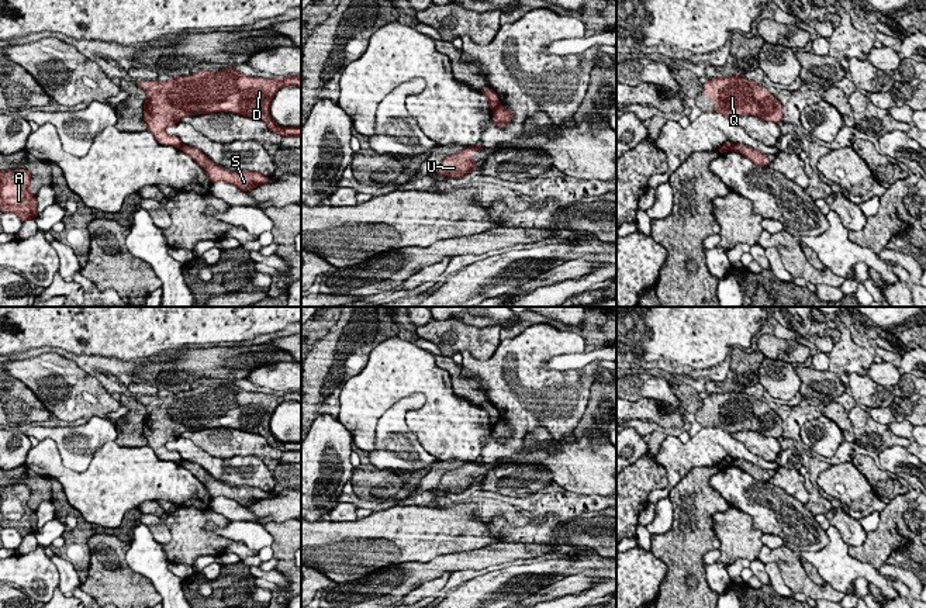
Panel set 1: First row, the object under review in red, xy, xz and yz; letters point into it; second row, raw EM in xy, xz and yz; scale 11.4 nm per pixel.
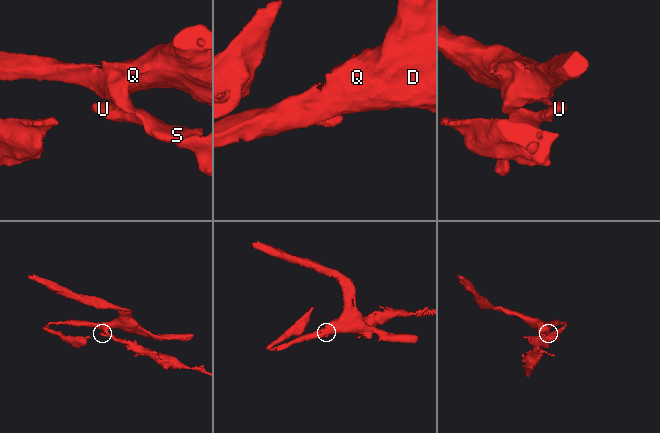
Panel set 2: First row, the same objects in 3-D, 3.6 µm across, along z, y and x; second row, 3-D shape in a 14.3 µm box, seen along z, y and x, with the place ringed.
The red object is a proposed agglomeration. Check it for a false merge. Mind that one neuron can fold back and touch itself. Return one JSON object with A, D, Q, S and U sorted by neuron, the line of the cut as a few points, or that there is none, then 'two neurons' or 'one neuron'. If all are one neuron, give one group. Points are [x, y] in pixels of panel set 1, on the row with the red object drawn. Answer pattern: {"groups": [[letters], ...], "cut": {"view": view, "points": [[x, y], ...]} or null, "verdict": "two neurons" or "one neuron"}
{"groups": [["A", "D", "Q"], ["S", "U"]], "cut": {"view": "xz", "points": [[500, 103], [494, 110]]}, "verdict": "two neurons"}

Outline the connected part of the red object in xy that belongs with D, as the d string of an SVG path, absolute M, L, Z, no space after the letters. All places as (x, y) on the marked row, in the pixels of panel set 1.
M232 66L221 72L198 70L189 76L170 77L167 82L138 79L146 91L144 121L160 145L182 148L180 138L169 135L167 127L193 113L234 113L263 121L281 137L300 137L301 127L279 127L270 117L270 103L284 86L301 87L301 77L252 77Z

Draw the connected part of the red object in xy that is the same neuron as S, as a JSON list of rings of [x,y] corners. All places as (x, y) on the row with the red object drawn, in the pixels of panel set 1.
[[[183,145],[180,149],[205,170],[211,183],[227,182],[229,184],[236,186],[242,191],[248,193],[253,187],[266,184],[270,180],[270,177],[266,177],[258,172],[250,172],[250,170],[229,172],[215,165],[197,148]]]

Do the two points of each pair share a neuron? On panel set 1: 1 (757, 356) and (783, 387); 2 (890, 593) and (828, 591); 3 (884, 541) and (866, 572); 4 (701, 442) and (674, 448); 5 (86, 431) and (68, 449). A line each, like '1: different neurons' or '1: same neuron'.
1: different neurons
2: different neurons
3: different neurons
4: same neuron
5: same neuron

